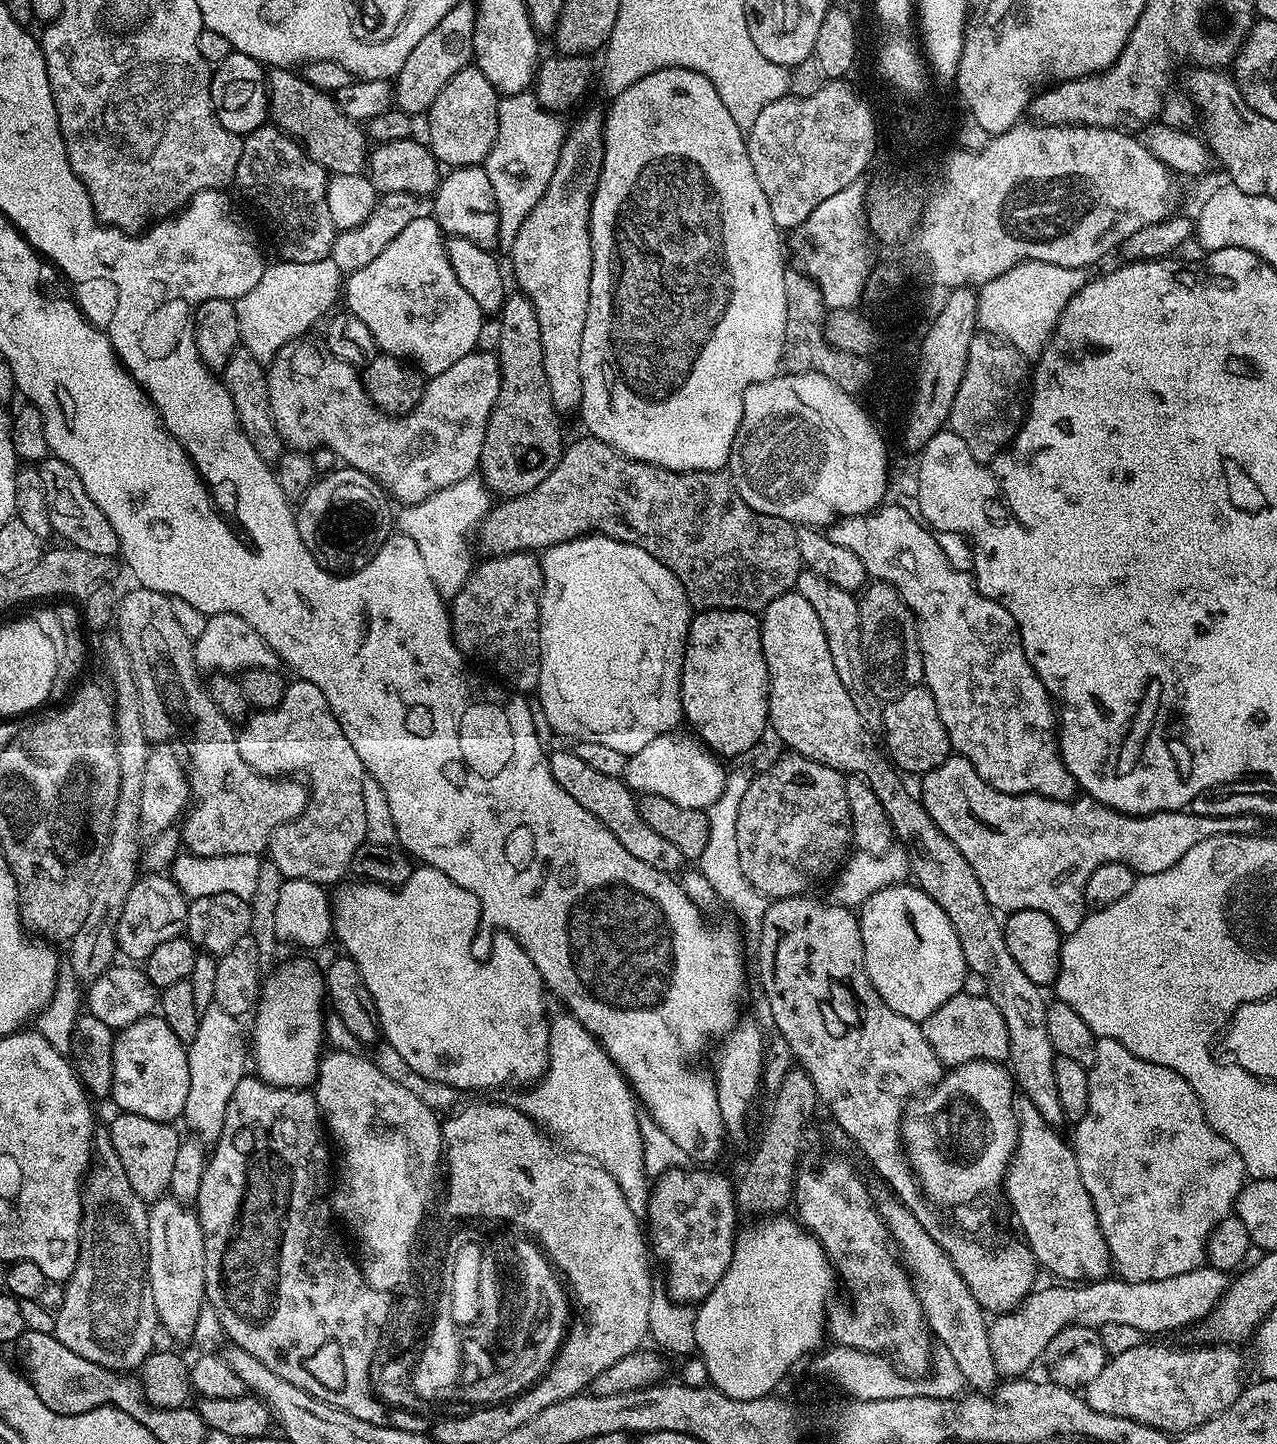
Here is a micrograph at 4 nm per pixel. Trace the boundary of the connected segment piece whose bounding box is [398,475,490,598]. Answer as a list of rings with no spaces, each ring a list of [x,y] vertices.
[[[471,475],[442,489],[430,500],[399,509],[399,531],[409,536],[414,546],[418,546],[422,562],[426,562],[426,570],[441,597],[456,596],[468,581],[468,573],[474,567],[473,561],[464,557],[468,552],[468,535],[472,532],[471,524],[475,520],[483,521],[487,517],[490,511],[488,499],[490,496],[485,485],[475,475]]]

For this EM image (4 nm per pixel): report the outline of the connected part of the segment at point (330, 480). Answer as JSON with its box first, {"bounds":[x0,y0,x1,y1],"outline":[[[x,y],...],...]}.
{"bounds":[296,467,394,570],"outline":[[[337,467],[327,475],[321,475],[312,489],[298,504],[296,525],[302,542],[312,549],[317,560],[332,570],[355,570],[364,568],[378,554],[380,547],[394,532],[394,508],[383,488],[373,486],[372,477],[357,468]]]}

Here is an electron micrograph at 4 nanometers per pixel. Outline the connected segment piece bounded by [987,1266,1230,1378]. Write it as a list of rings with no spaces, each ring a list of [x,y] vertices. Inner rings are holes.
[[[1201,1266],[1195,1268],[1194,1270],[1190,1270],[1186,1274],[1178,1274],[1174,1278],[1162,1278],[1161,1280],[1141,1280],[1139,1282],[1133,1282],[1130,1280],[1121,1280],[1119,1278],[1105,1278],[1097,1282],[1089,1283],[1087,1286],[1060,1286],[1064,1288],[1044,1288],[1039,1292],[1039,1290],[1033,1291],[1031,1295],[1029,1295],[1028,1299],[1024,1301],[1023,1304],[1018,1308],[1013,1308],[1011,1312],[1006,1312],[995,1317],[996,1320],[987,1325],[988,1327],[988,1345],[990,1346],[990,1354],[994,1362],[996,1363],[997,1373],[1001,1377],[1004,1378],[1020,1378],[1025,1375],[1024,1372],[1028,1367],[1031,1366],[1032,1363],[1035,1362],[1036,1359],[1043,1357],[1048,1350],[1048,1344],[1057,1334],[1063,1330],[1063,1328],[1069,1327],[1077,1322],[1087,1321],[1089,1325],[1092,1326],[1101,1326],[1106,1323],[1122,1323],[1126,1326],[1132,1326],[1136,1331],[1141,1334],[1147,1334],[1149,1332],[1149,1337],[1156,1338],[1159,1332],[1170,1332],[1172,1330],[1176,1330],[1178,1328],[1184,1327],[1186,1324],[1192,1323],[1194,1320],[1201,1321],[1204,1317],[1207,1317],[1208,1313],[1212,1311],[1213,1308],[1216,1307],[1220,1302],[1221,1296],[1224,1295],[1228,1290],[1228,1285],[1230,1283],[1229,1273],[1223,1272],[1222,1270],[1218,1270],[1217,1268],[1213,1268],[1211,1266]]]

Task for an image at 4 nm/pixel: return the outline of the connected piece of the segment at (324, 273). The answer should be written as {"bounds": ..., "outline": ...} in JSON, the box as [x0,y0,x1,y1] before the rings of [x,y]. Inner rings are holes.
{"bounds":[234,256,344,358],"outline":[[[330,256],[318,262],[275,263],[269,263],[254,288],[234,302],[241,345],[257,358],[270,358],[288,343],[303,337],[300,335],[331,308],[344,282],[344,274]]]}

